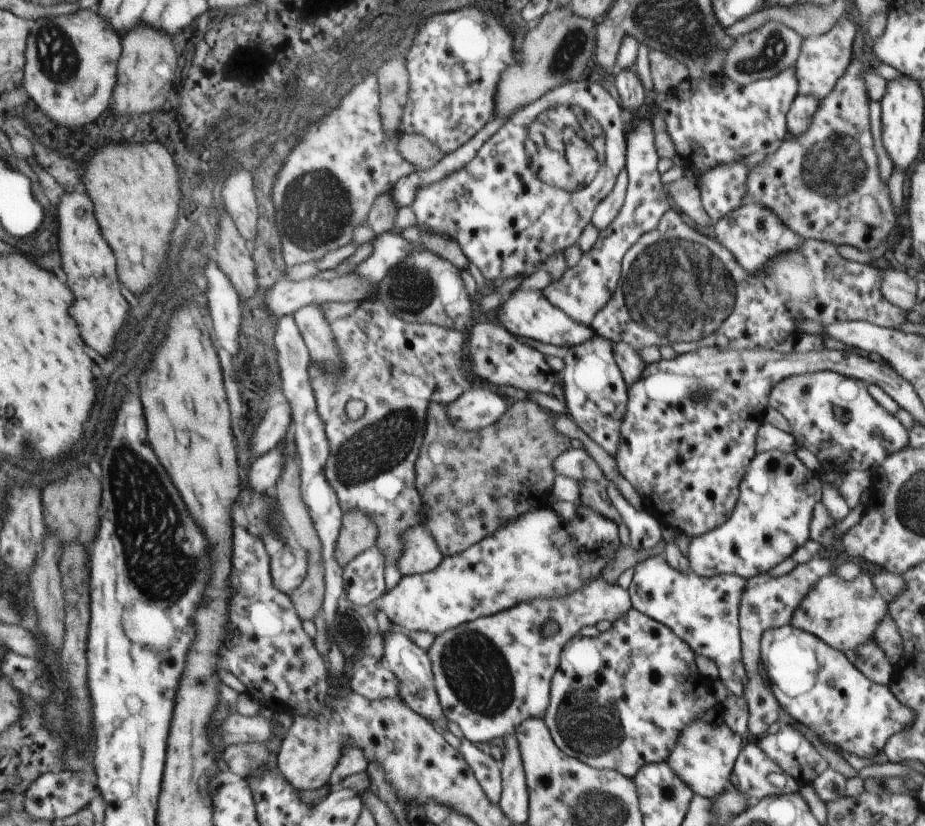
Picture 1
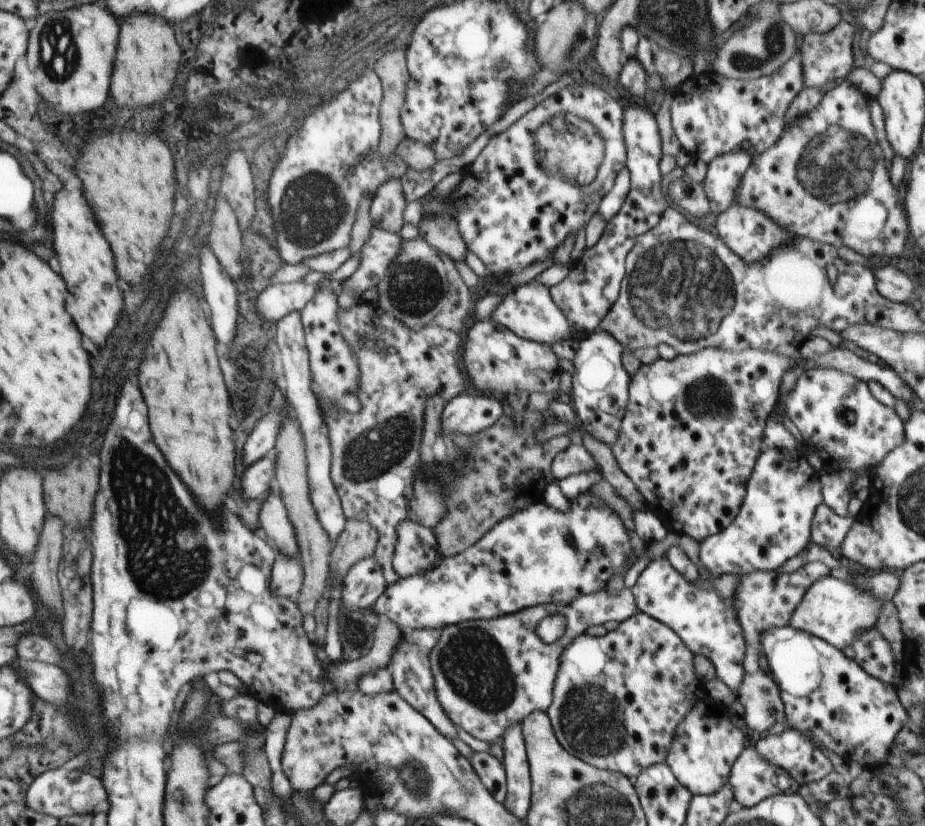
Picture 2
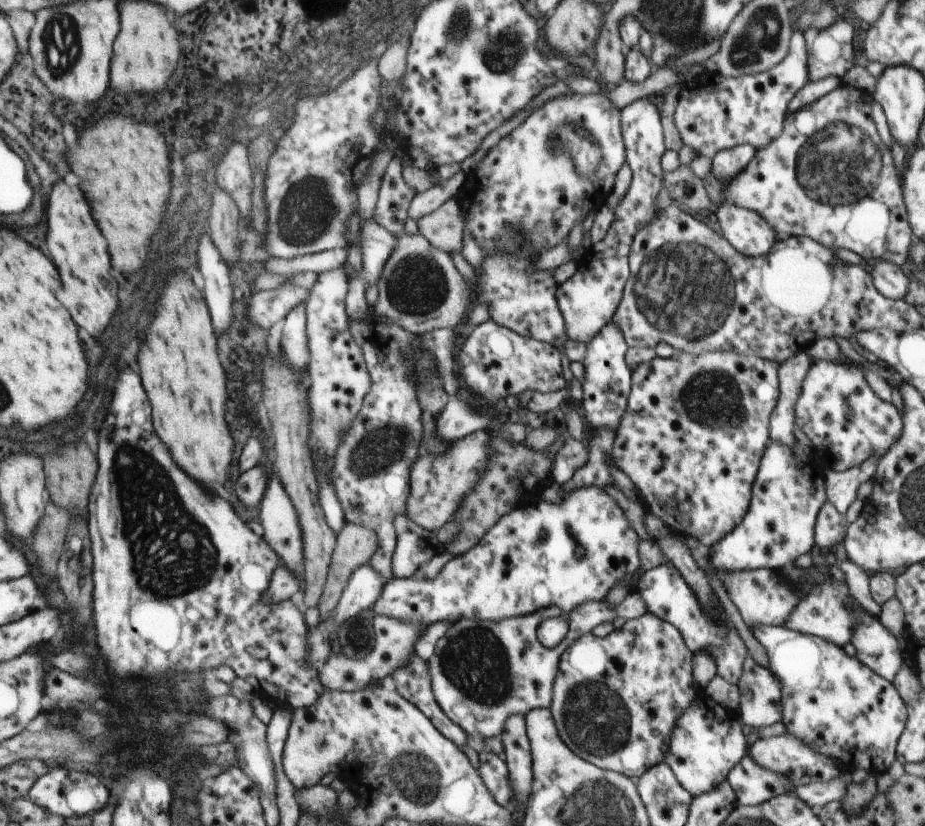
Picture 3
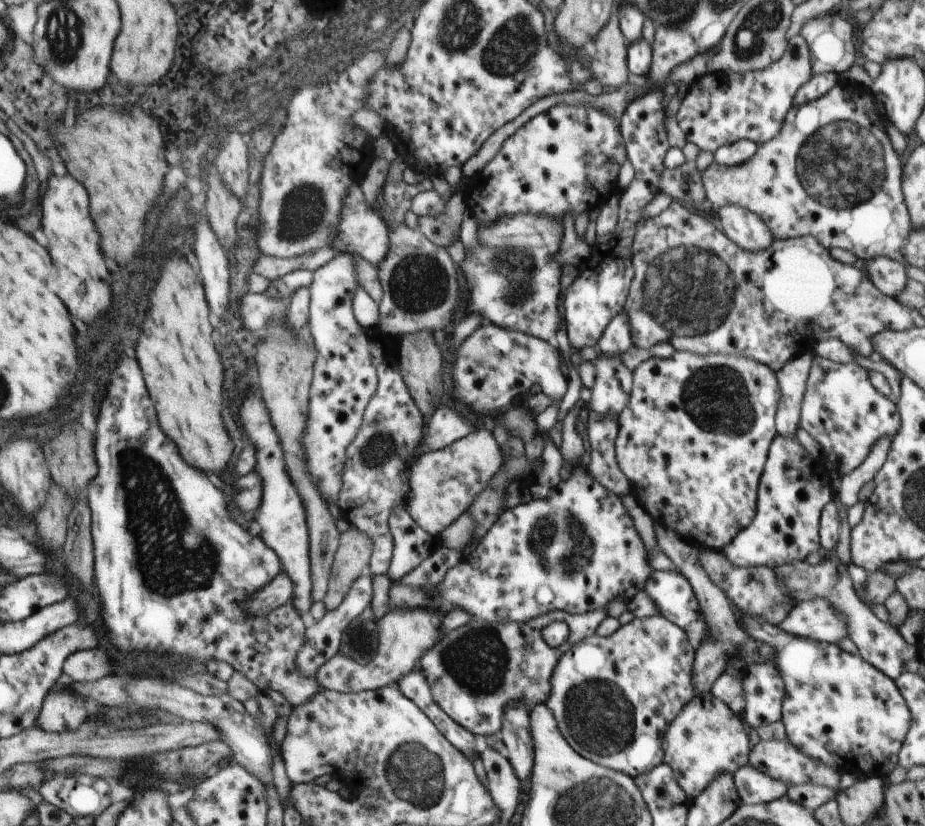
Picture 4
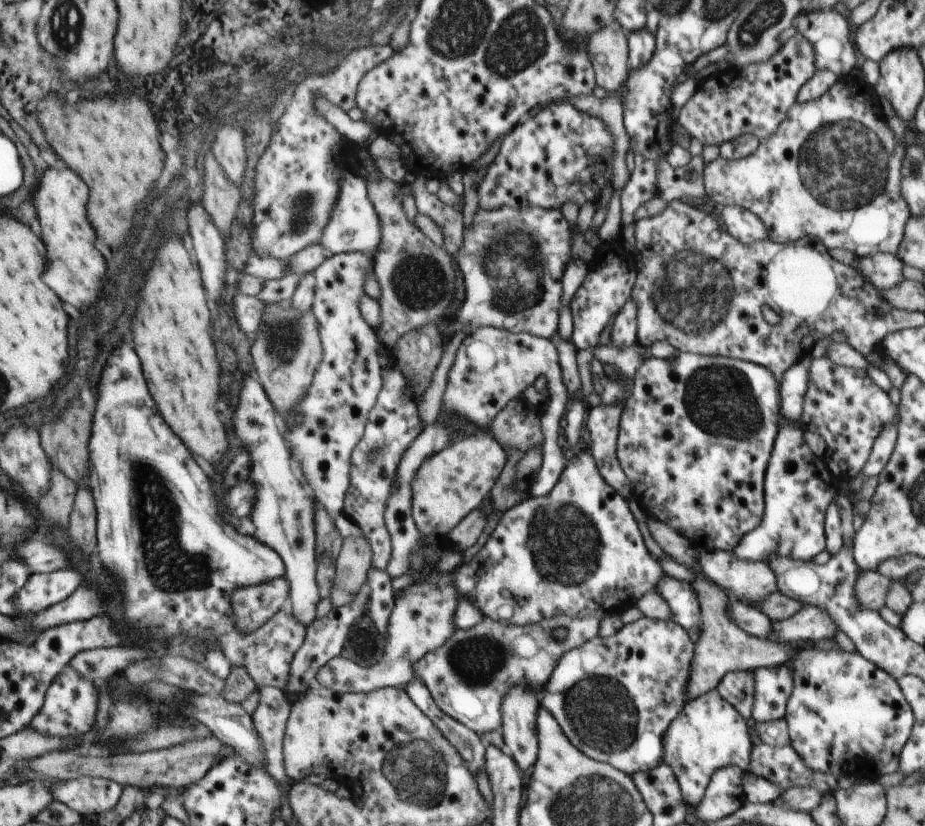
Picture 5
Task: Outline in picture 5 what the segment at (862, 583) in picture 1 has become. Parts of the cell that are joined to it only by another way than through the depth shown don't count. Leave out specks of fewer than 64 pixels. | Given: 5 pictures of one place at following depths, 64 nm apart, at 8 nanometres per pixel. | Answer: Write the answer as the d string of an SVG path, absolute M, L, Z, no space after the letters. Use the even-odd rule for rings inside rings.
M807 604L804 610L796 612L792 618L774 622L774 636L778 642L798 642L798 640L824 640L835 638L836 624L825 610Z

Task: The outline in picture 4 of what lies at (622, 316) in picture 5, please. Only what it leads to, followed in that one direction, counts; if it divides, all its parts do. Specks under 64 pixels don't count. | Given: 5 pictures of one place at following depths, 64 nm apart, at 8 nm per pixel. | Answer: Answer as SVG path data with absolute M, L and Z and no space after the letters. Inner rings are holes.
M626 312L617 314L610 321L608 328L605 329L604 336L596 345L596 348L600 350L600 356L592 361L594 368L596 368L596 378L594 378L594 386L589 388L592 394L590 394L590 402L587 402L587 406L590 411L594 410L600 416L618 417L629 402L633 387L633 372L630 372L628 367L620 362L620 354L624 354L632 346L631 320L628 320L628 318L631 318L631 316Z

